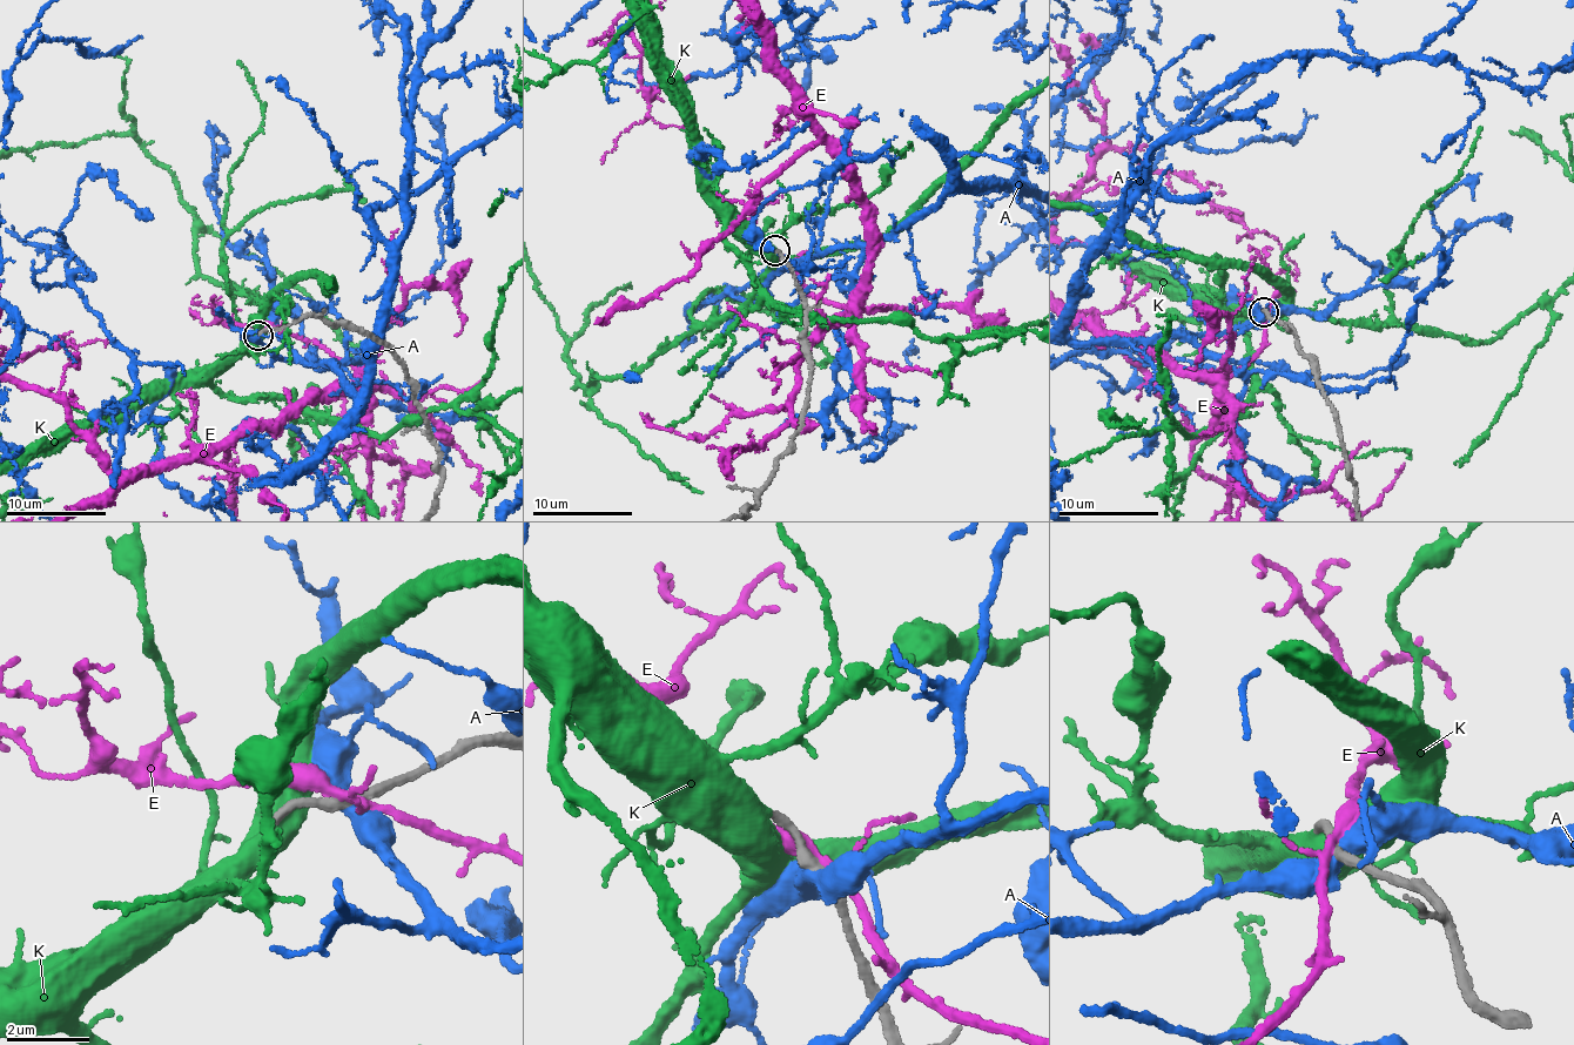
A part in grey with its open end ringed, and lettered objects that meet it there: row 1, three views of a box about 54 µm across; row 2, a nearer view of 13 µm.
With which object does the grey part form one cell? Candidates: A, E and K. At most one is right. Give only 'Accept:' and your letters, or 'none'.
Accept: K

